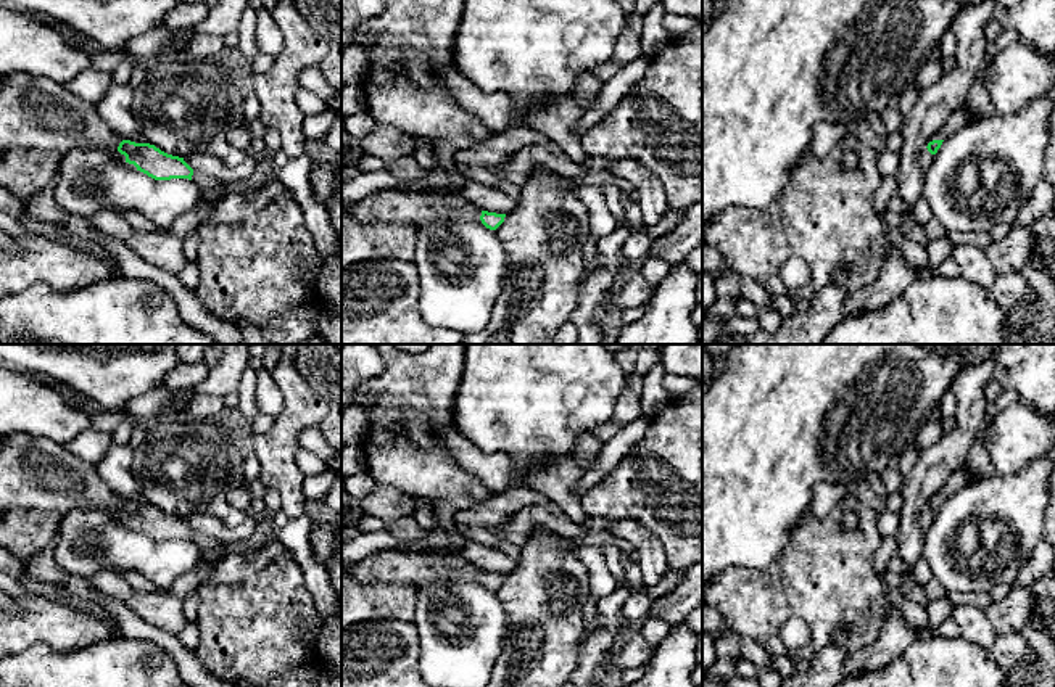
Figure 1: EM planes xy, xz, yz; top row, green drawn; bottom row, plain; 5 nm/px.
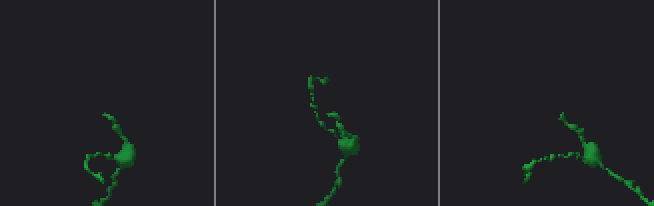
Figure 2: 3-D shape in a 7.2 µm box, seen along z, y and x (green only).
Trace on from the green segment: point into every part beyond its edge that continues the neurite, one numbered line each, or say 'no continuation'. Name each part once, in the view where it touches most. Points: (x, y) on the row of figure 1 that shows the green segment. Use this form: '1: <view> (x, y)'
1: xy (41, 119)

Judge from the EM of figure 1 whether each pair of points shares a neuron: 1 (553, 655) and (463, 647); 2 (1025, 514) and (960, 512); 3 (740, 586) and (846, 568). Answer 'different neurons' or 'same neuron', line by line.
1: different neurons
2: same neuron
3: same neuron

